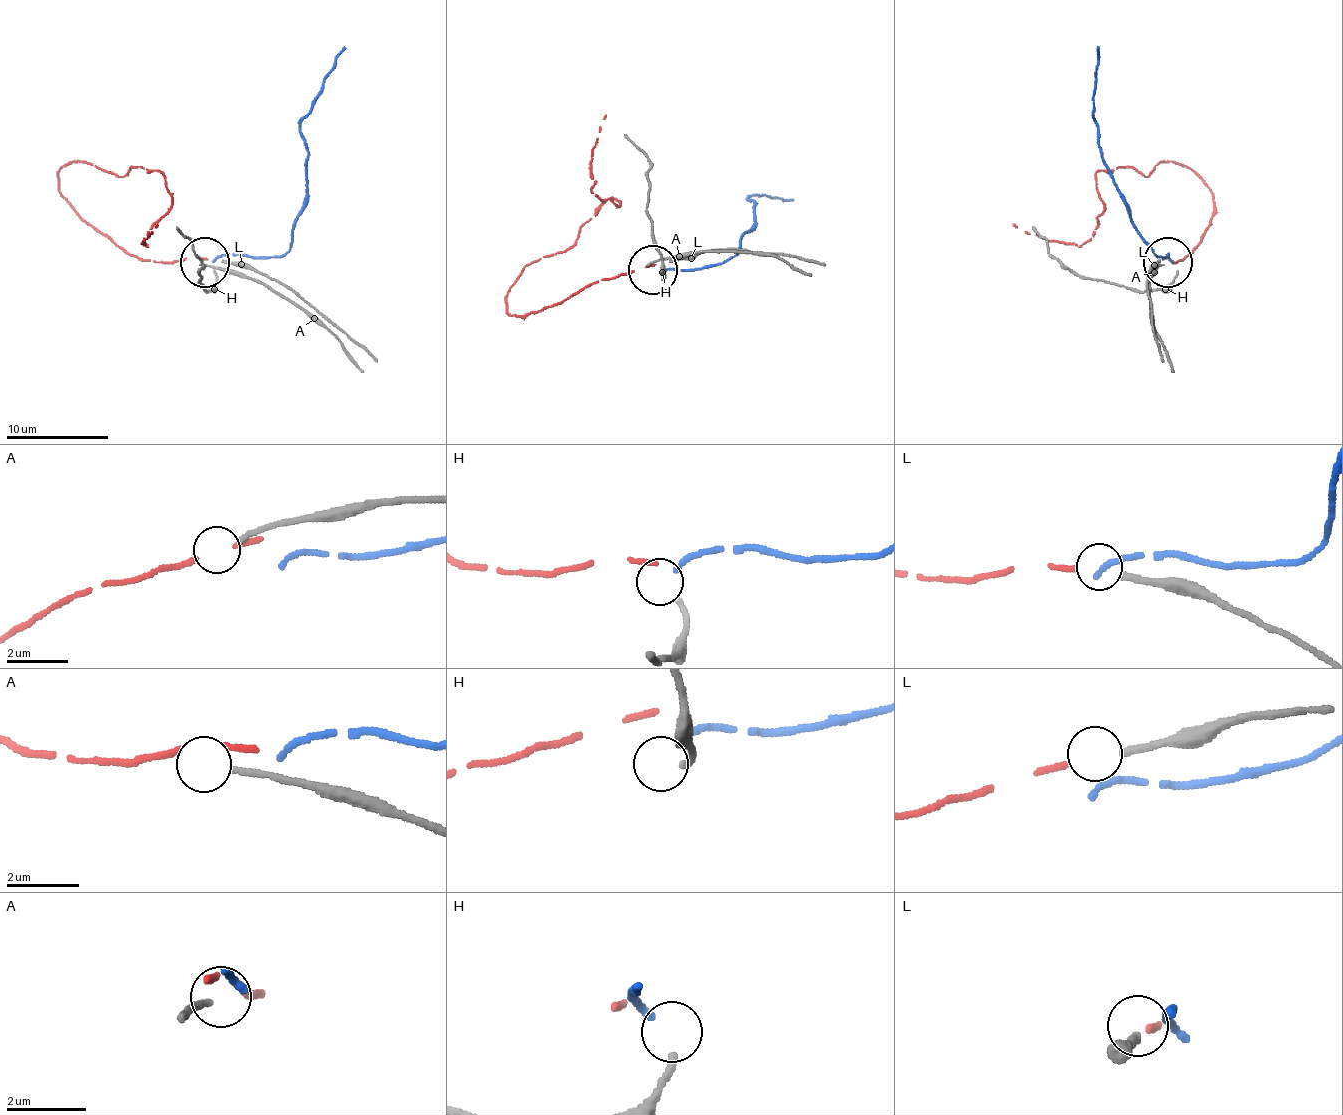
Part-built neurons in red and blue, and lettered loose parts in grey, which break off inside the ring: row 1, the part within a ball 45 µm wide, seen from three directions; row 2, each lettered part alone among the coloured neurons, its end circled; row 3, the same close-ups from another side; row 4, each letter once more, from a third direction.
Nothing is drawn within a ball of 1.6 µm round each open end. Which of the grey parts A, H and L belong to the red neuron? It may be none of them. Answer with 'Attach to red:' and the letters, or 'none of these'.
Attach to red: L

